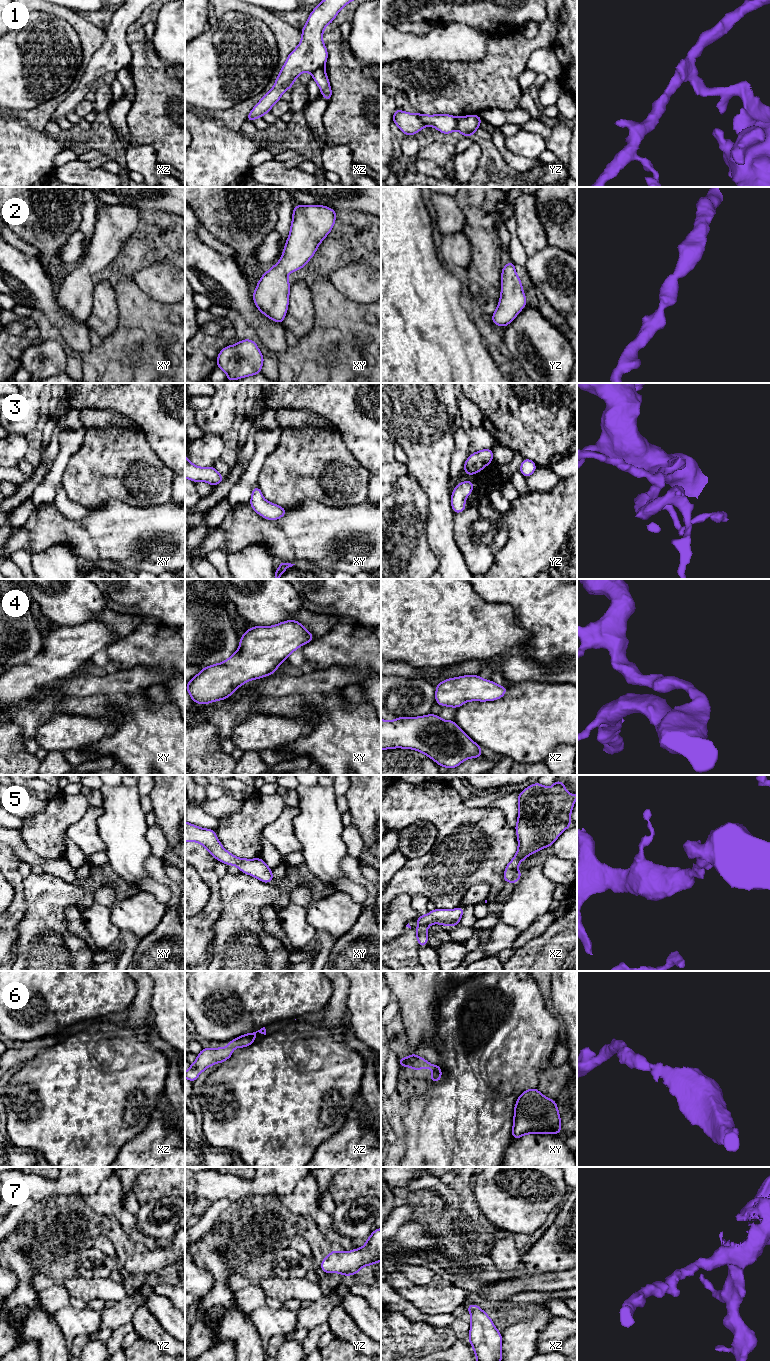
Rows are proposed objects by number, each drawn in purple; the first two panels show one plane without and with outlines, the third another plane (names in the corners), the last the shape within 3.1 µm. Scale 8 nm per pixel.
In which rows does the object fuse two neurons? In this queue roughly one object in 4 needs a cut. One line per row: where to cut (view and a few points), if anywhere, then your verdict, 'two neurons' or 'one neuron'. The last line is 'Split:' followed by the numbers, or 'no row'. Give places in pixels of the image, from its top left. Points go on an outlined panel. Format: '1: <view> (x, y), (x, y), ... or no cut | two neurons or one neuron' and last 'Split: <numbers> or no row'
1: xz (323, 66), (312, 73) | two neurons
2: no cut | one neuron
3: no cut | one neuron
4: no cut | one neuron
5: no cut | one neuron
6: no cut | one neuron
7: no cut | one neuron
Split: 1

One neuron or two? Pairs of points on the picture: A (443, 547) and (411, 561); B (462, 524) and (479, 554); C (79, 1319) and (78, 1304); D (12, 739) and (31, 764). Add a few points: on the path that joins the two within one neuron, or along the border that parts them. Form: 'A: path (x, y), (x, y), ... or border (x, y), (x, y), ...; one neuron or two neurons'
A: border (427, 528), (427, 543), (438, 561), (438, 568); two neurons
B: path (466, 532), (468, 543), (471, 547); one neuron
C: border (70, 1305), (75, 1309), (83, 1309), (86, 1306); two neurons
D: path (12, 745), (25, 758); one neuron

